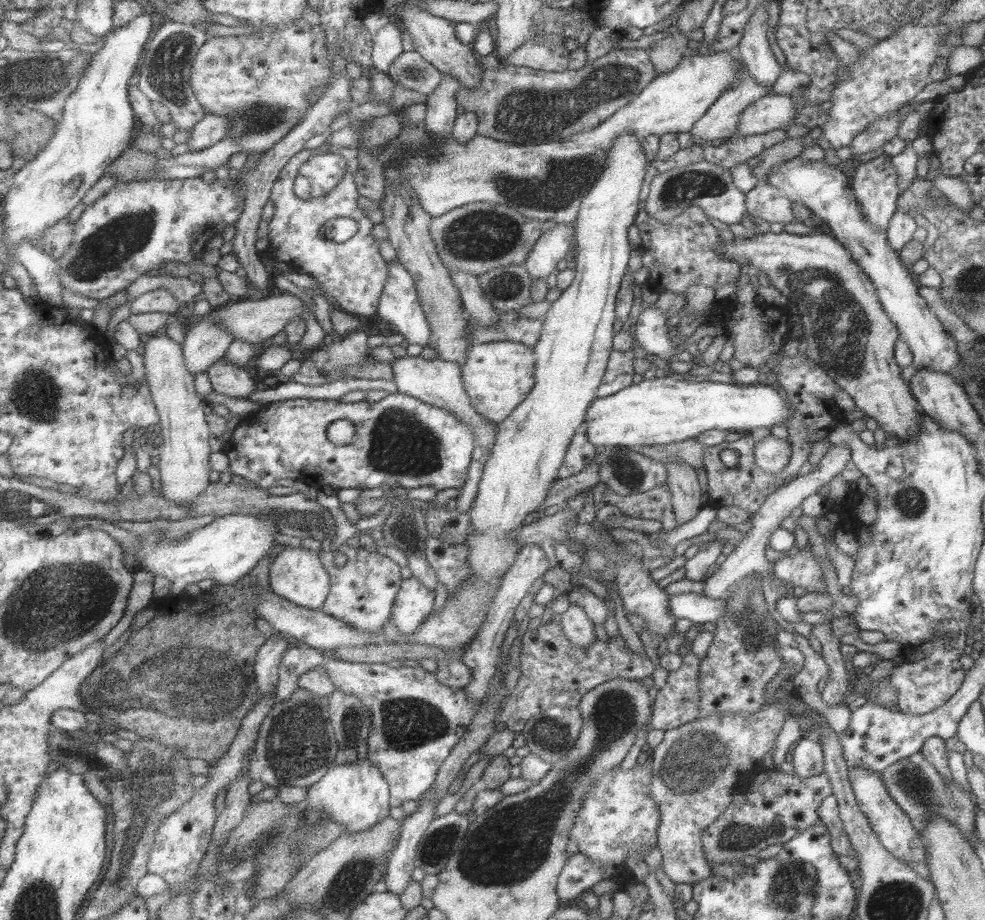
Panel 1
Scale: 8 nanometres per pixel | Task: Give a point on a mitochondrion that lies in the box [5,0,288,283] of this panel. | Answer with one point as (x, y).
(174, 54)

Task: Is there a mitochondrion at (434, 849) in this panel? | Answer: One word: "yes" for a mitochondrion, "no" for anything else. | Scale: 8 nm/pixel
yes

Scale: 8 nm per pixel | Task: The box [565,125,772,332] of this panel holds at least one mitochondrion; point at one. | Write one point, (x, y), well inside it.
(686, 188)

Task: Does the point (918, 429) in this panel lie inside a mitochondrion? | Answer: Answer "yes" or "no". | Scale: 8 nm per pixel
no

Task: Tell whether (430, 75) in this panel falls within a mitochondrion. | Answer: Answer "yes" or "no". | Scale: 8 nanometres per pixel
no

